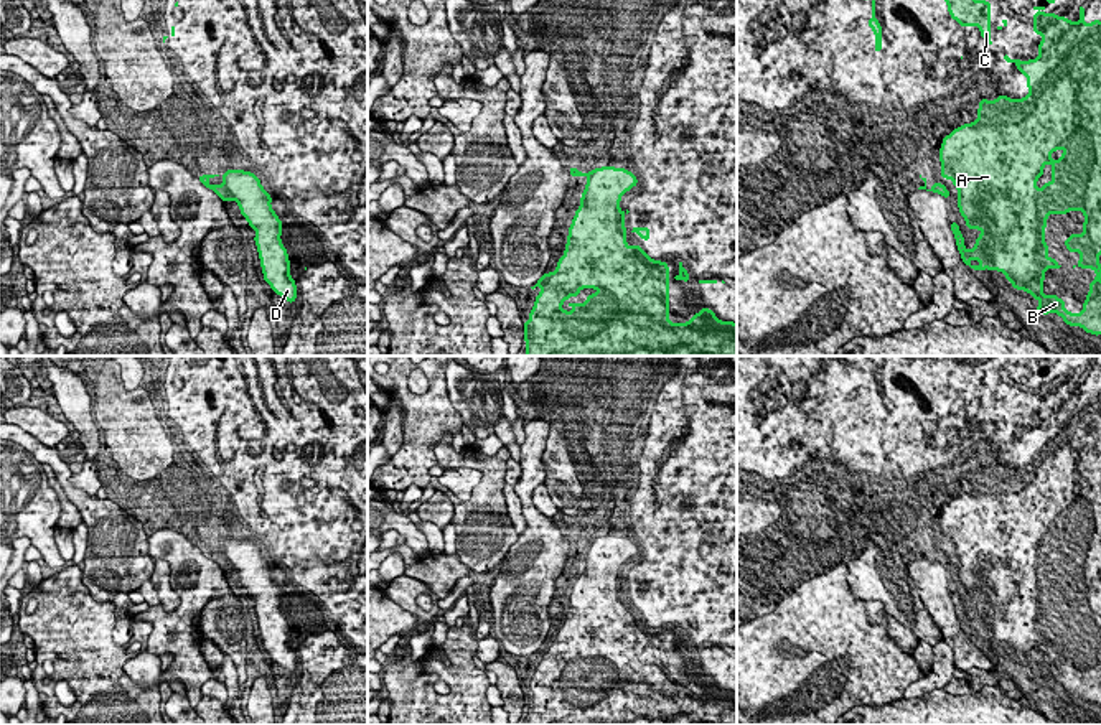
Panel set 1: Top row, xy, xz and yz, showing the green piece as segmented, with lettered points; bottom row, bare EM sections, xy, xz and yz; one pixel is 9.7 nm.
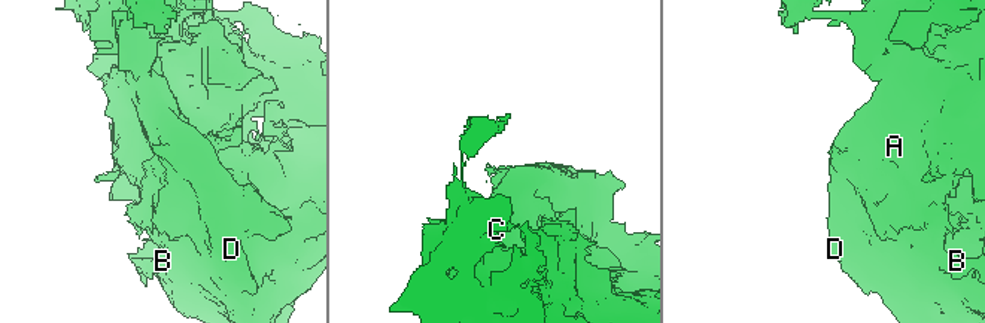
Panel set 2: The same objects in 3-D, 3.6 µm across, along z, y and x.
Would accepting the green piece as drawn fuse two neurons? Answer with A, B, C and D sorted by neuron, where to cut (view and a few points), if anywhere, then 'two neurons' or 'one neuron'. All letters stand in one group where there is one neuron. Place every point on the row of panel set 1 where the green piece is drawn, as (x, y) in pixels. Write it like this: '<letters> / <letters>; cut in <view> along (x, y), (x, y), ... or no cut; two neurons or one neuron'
A B C D; no cut; one neuron

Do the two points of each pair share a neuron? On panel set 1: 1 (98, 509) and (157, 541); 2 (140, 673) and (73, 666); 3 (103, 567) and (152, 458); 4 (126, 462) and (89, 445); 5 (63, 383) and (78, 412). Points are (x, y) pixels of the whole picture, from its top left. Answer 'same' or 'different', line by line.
1: different
2: different
3: different
4: different
5: same

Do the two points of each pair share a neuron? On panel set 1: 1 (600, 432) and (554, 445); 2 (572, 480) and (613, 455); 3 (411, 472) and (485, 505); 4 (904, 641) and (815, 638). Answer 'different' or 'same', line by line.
1: same
2: same
3: different
4: different

